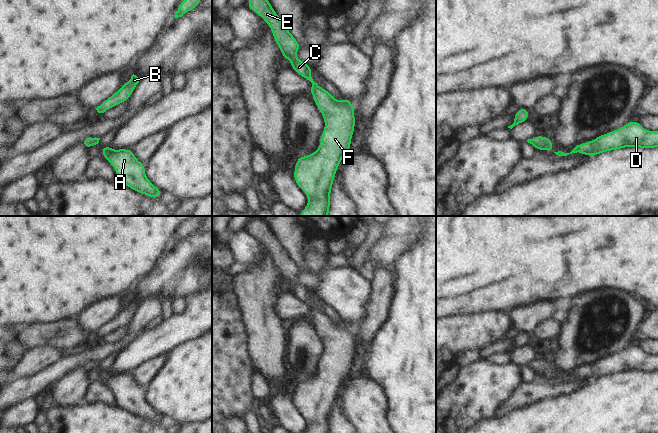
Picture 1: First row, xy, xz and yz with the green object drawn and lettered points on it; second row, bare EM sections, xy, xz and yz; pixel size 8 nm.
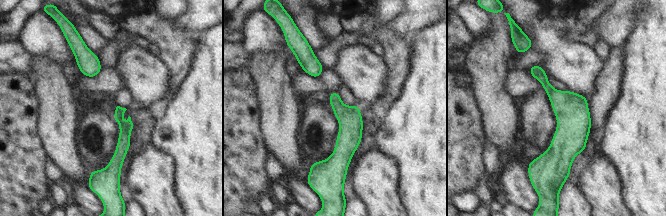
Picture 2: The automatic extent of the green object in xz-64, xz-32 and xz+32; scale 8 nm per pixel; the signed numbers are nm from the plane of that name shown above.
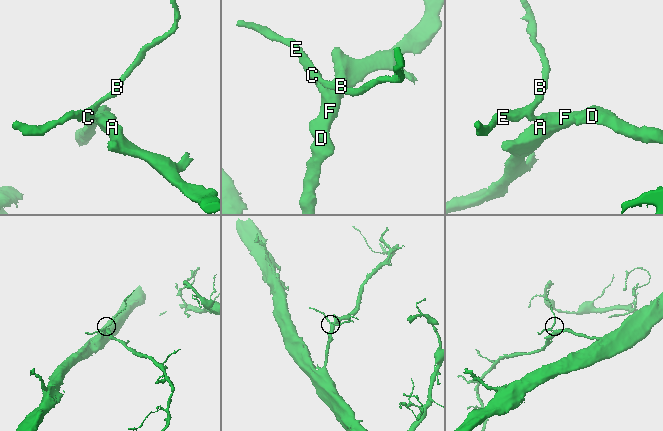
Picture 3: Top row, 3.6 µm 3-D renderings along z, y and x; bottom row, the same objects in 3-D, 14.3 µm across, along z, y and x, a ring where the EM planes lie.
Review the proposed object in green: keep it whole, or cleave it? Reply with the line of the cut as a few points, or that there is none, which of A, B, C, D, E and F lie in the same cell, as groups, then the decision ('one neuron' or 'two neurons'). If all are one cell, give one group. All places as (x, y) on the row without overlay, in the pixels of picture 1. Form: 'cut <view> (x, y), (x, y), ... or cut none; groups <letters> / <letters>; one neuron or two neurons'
cut none; groups A B C D E F; one neuron

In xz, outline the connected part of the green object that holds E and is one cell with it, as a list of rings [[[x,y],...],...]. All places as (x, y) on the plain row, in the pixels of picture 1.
[[[254,216],[246,230],[270,250],[283,282],[291,285],[291,292],[312,307],[309,315],[323,339],[325,352],[318,374],[308,380],[297,381],[293,400],[296,408],[308,420],[305,433],[330,433],[333,404],[342,382],[350,374],[355,352],[353,327],[345,321],[338,326],[330,316],[313,305],[312,291],[296,282],[301,269],[265,220]]]

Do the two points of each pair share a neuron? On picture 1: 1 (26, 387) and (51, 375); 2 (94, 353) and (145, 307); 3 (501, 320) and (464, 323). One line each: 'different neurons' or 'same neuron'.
1: same neuron
2: same neuron
3: same neuron

